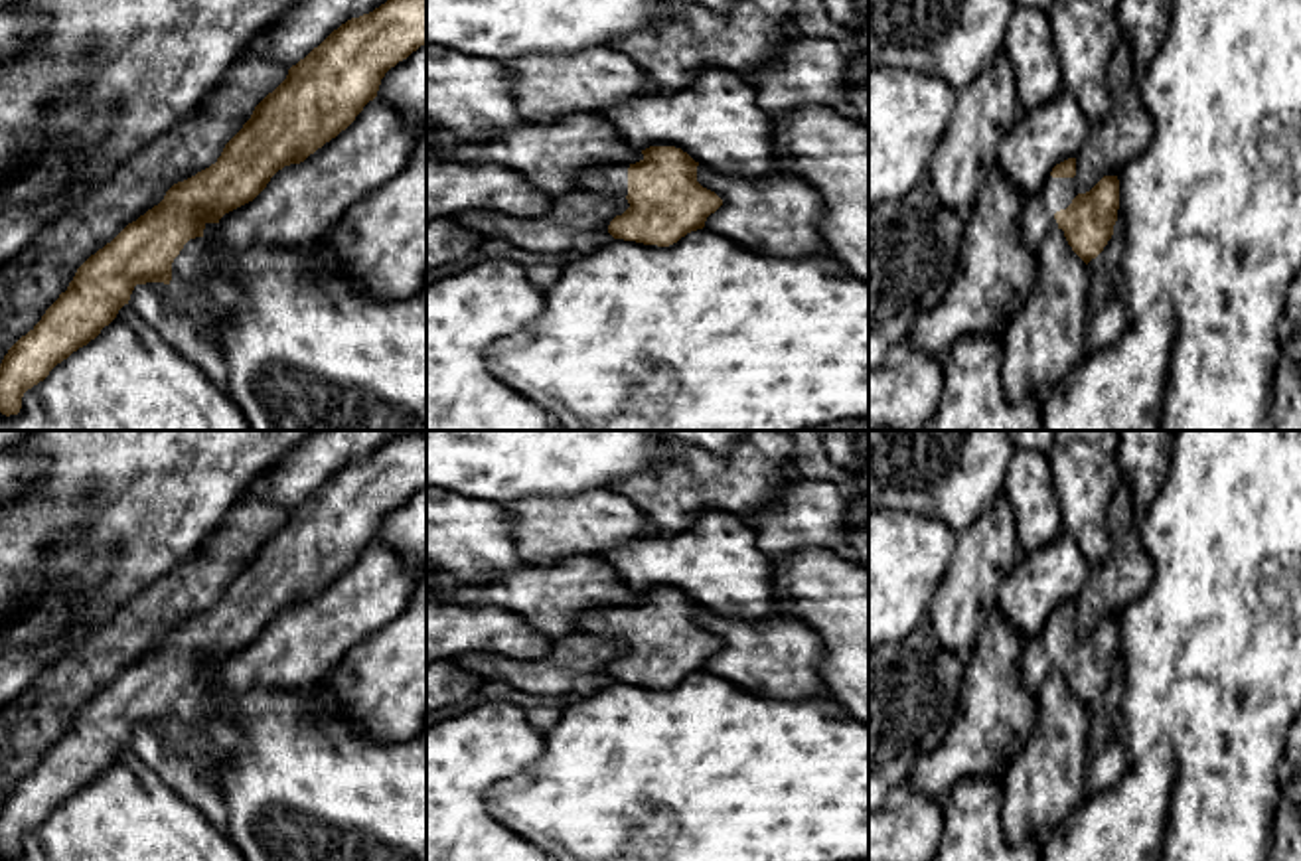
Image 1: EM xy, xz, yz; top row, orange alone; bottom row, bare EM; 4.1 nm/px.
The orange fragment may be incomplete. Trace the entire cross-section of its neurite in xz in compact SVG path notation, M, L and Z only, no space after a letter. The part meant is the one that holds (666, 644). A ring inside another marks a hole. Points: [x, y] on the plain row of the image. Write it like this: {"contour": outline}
{"contour": "M650 588L642 596L644 600L636 606L600 606L584 612L576 620L576 630L628 642L630 650L608 667L614 681L669 689L687 675L703 671L707 660L723 648L723 642L697 624L699 604L681 590Z"}

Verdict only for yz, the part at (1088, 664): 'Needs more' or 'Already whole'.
Needs more

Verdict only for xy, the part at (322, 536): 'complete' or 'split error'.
complete

